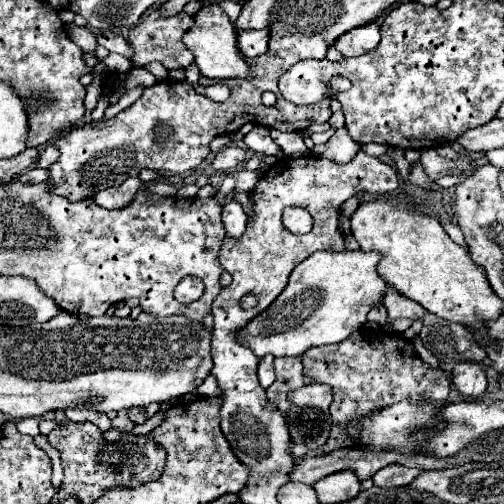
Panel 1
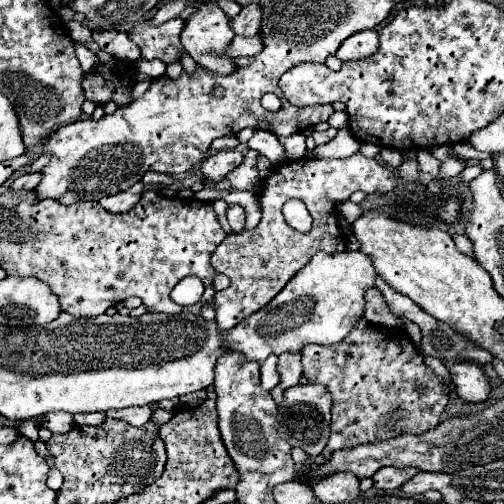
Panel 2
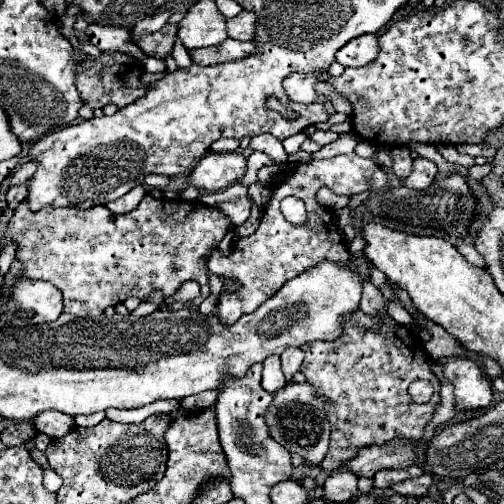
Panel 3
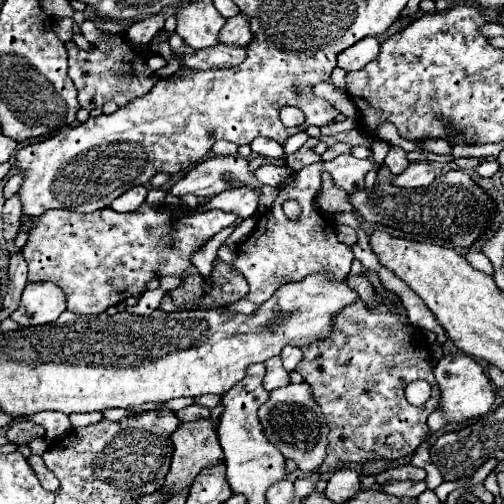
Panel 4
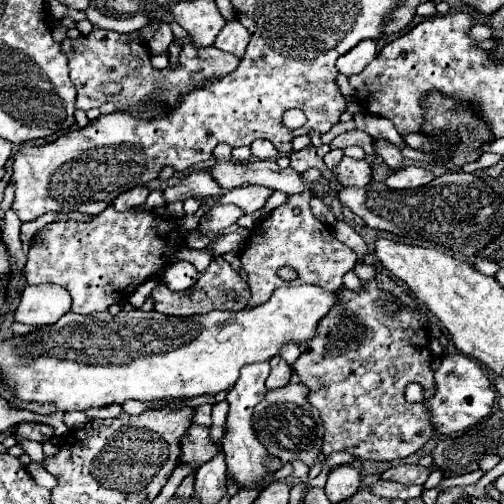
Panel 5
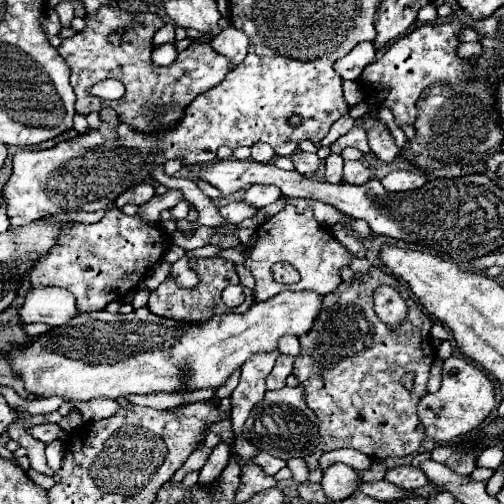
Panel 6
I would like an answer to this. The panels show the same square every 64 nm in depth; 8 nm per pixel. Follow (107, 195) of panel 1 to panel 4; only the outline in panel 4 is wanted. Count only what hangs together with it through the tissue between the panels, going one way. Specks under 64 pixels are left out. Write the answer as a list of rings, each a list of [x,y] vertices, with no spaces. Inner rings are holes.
[[[146,186],[130,188],[130,190],[124,192],[120,198],[116,198],[116,200],[110,204],[110,208],[116,210],[116,212],[134,212],[134,210],[138,210],[138,208],[144,204],[146,194],[148,194]]]

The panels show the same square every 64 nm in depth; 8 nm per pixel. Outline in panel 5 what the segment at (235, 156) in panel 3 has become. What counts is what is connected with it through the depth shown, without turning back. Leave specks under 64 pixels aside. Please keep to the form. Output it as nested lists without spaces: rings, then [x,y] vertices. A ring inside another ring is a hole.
[[[202,170],[202,172],[192,172],[174,188],[166,188],[162,196],[164,196],[164,204],[172,204],[178,200],[186,200],[188,196],[212,198],[212,196],[222,196],[222,192],[220,186],[212,180],[212,176],[208,176],[208,172]]]

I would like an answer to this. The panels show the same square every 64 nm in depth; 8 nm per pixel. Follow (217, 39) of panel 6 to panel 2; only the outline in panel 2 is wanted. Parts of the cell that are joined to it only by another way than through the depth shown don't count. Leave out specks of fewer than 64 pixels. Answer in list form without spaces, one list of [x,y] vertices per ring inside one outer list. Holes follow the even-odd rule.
[[[248,4],[242,12],[230,20],[230,28],[238,36],[256,36],[260,32],[260,8],[256,4]]]

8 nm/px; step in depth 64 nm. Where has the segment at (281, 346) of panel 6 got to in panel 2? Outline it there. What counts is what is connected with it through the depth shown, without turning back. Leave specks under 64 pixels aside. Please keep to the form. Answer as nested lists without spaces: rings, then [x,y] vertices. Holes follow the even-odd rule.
[[[286,352],[286,354],[280,354],[280,360],[278,360],[278,372],[280,372],[282,382],[270,392],[272,398],[276,400],[276,404],[280,404],[284,390],[290,388],[290,386],[296,386],[298,380],[300,380],[300,376],[302,376],[300,352]]]

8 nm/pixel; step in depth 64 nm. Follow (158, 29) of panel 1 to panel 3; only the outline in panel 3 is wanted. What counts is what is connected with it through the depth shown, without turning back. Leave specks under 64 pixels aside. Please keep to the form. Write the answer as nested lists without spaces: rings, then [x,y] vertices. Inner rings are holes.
[[[166,24],[162,30],[138,38],[138,46],[146,56],[154,56],[154,58],[164,60],[172,52],[174,40],[176,40],[176,26]]]

